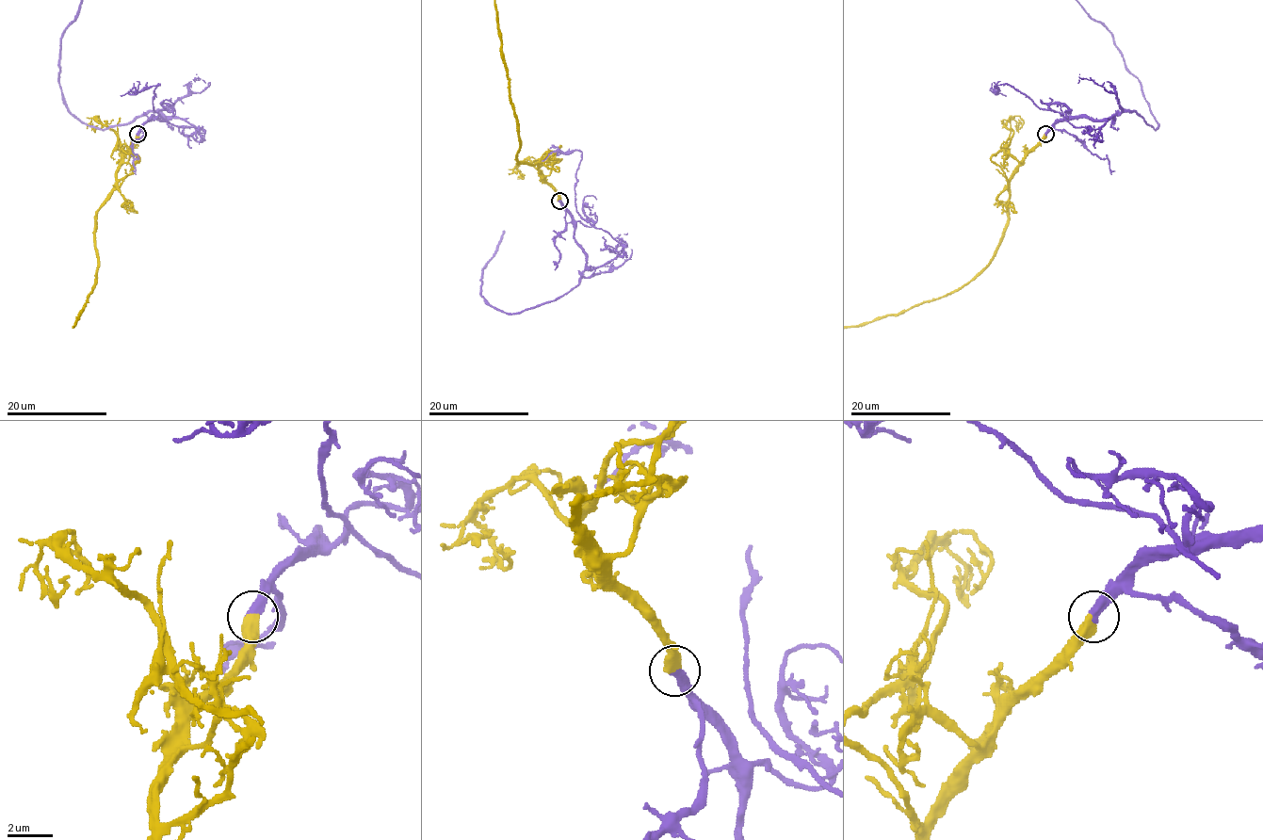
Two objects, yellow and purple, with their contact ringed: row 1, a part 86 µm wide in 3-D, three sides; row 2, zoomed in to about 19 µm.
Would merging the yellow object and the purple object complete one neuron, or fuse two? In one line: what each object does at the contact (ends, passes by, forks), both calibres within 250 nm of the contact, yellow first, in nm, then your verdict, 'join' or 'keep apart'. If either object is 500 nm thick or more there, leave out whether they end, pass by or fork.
calibres 500 and 440 nm; join

